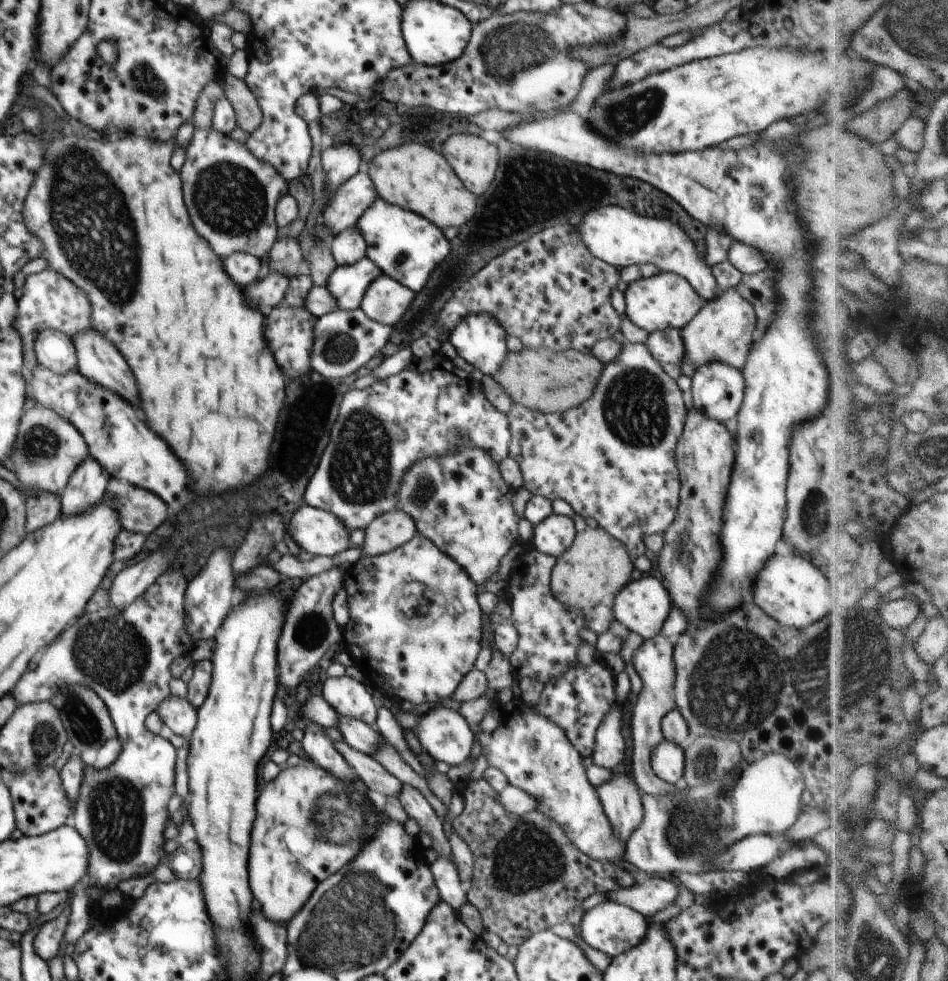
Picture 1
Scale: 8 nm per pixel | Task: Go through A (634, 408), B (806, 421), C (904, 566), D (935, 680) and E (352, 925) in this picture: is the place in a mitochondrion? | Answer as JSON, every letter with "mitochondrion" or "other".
{"A":"mitochondrion","B":"other","C":"other","D":"other","E":"mitochondrion"}

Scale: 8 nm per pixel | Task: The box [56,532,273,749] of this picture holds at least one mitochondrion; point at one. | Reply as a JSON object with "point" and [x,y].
{"point":[109,650]}

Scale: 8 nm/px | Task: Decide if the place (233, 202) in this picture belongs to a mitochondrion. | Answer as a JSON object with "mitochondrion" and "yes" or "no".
{"mitochondrion":"yes"}

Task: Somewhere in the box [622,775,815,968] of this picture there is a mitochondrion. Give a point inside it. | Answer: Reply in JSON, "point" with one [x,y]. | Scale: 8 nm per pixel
{"point":[688,833]}

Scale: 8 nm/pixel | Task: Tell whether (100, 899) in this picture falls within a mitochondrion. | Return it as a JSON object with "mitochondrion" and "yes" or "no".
{"mitochondrion":"no"}

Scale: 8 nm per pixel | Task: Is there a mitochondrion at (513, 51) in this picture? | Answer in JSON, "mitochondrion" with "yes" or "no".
{"mitochondrion":"yes"}

